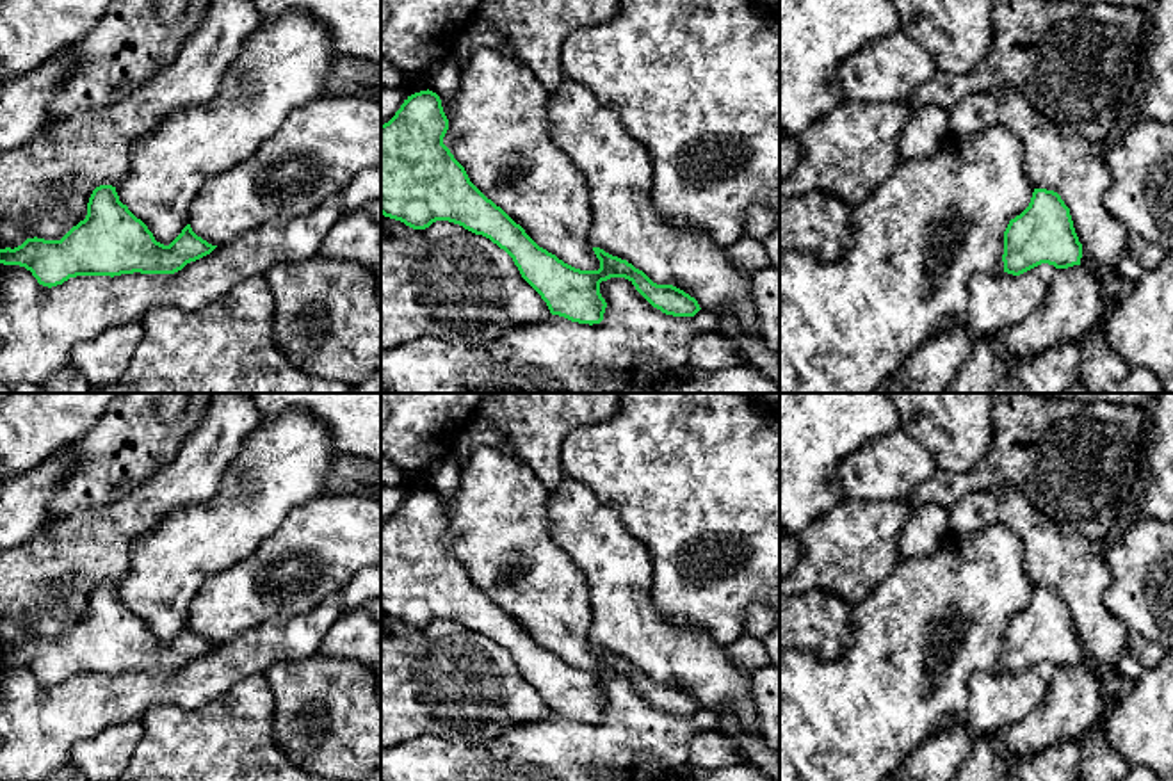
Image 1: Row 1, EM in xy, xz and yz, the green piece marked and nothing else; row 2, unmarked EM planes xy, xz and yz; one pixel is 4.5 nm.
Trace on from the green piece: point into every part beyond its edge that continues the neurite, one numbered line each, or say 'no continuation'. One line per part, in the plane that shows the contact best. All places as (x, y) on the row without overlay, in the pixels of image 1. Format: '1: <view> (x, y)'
no continuation

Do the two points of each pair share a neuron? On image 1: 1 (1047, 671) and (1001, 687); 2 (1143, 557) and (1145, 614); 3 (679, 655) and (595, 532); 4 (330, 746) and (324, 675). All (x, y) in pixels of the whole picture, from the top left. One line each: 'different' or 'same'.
1: same
2: same
3: same
4: same

